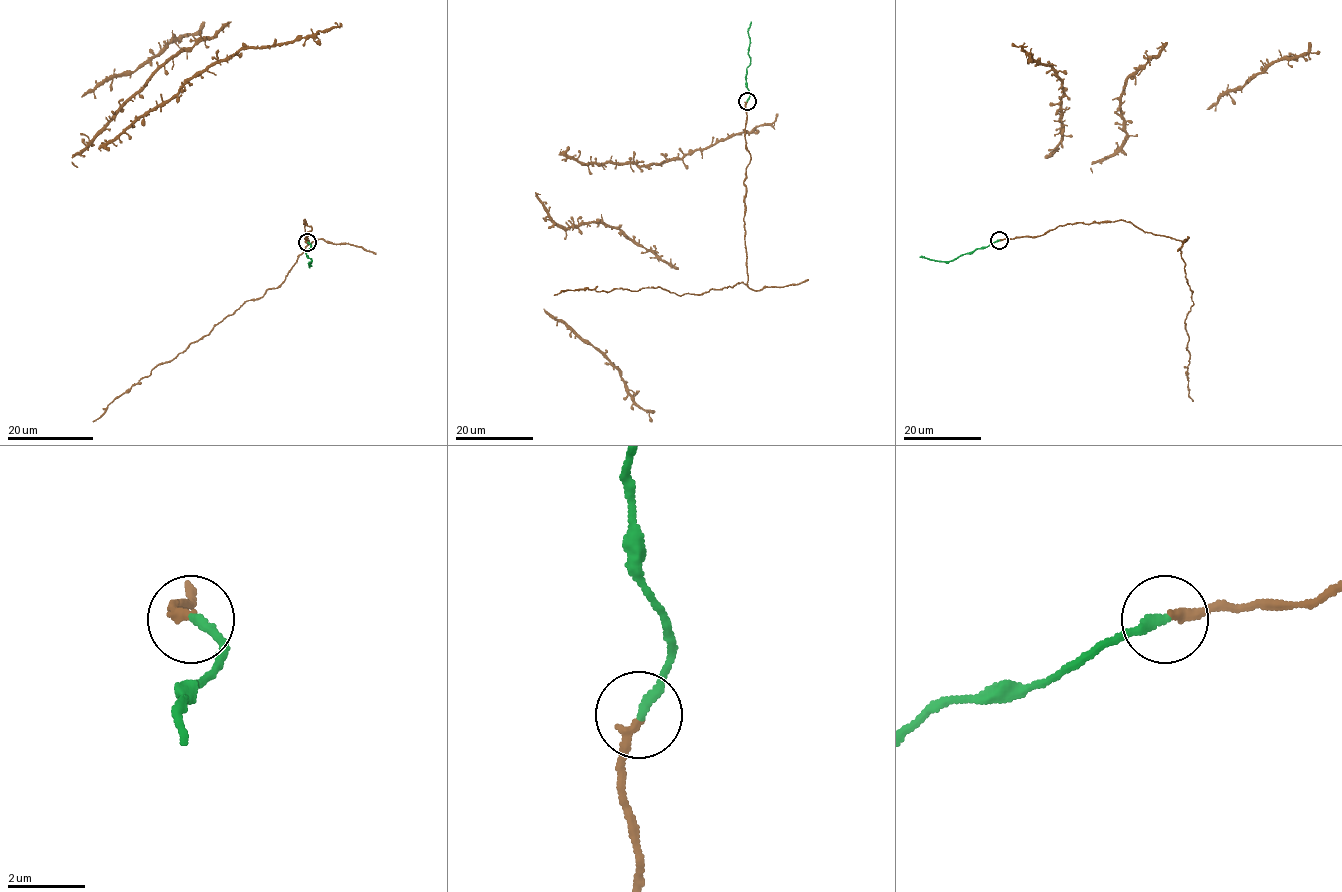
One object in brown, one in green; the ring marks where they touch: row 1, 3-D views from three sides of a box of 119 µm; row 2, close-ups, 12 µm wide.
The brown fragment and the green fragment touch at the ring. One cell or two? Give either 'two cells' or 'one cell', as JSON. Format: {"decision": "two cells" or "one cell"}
{"decision": "one cell"}

